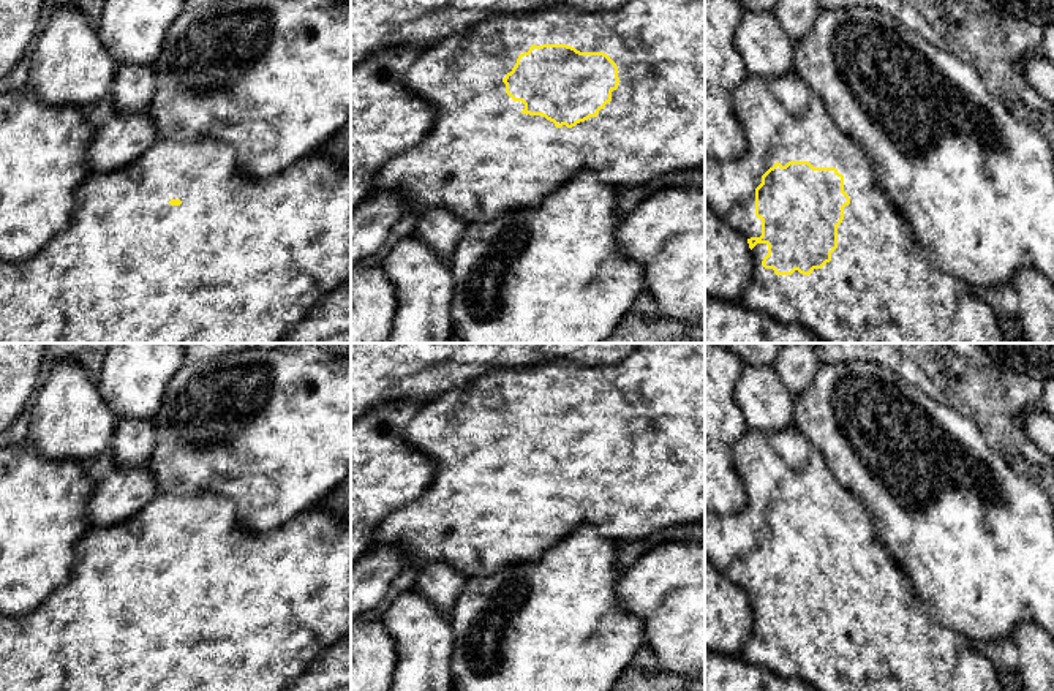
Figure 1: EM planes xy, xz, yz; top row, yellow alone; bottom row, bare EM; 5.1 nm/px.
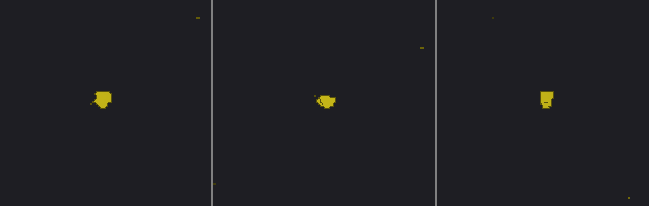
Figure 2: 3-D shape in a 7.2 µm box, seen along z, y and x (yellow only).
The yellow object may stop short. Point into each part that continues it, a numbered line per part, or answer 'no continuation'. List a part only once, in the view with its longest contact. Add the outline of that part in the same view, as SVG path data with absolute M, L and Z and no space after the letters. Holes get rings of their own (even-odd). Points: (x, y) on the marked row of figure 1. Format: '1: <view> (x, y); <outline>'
1: yz (879, 286); M749 74L733 90L733 104L747 147L741 157L725 161L705 155L705 201L746 240L762 236L755 188L777 161L836 168L850 198L831 261L811 275L798 270L776 275L762 266L768 245L757 244L751 250L754 275L741 300L746 307L779 323L800 324L822 343L1008 343L989 304L969 283L931 264L907 220L877 185L871 158L839 130L822 100L796 74Z

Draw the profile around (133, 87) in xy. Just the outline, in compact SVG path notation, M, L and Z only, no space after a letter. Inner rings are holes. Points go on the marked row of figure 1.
M155 63L119 65L111 89L115 112L142 111L156 89Z

